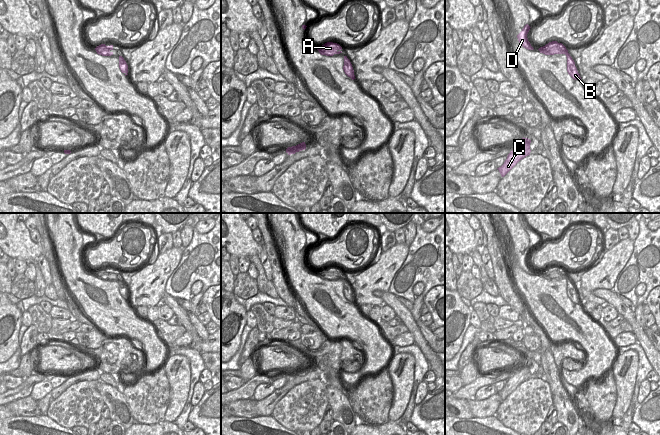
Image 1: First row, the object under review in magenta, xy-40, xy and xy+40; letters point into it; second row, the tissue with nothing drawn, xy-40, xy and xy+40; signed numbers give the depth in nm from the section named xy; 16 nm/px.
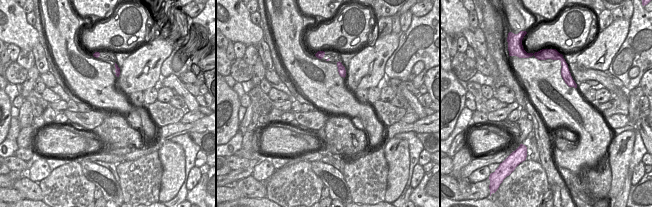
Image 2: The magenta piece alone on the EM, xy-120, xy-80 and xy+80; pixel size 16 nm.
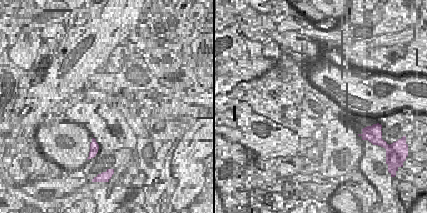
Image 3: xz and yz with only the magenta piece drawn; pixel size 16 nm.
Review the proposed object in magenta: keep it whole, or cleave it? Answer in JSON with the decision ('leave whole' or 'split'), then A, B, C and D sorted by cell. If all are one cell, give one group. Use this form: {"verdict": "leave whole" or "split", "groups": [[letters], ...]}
{"verdict": "leave whole", "groups": [["A", "B", "C", "D"]]}

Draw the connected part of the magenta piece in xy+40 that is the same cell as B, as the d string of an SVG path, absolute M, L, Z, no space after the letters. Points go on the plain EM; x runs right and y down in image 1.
M552 265L546 268L543 271L538 273L540 277L545 279L554 279L554 278L565 278L567 281L567 296L568 298L575 304L581 305L581 301L577 295L575 290L575 286L568 277L568 274L562 267L558 267L557 265Z

